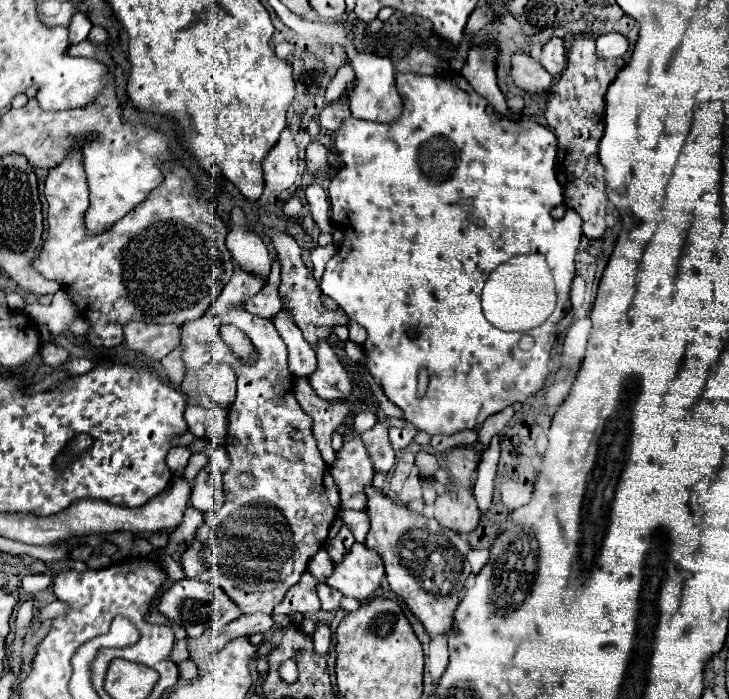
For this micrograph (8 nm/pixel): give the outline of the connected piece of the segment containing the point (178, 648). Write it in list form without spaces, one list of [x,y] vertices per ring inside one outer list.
[[[184,638],[184,640],[176,640],[174,650],[172,650],[172,660],[174,660],[174,662],[188,660],[188,642],[186,642],[186,638]]]

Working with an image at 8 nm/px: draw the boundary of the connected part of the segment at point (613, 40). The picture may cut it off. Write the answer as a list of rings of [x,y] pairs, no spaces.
[[[610,34],[610,36],[600,36],[596,40],[596,54],[602,60],[608,58],[620,58],[628,52],[628,40],[624,36],[618,34]]]

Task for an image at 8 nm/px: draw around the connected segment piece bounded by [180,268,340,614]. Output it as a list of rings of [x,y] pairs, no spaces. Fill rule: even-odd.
[[[240,268],[234,270],[234,276],[230,284],[222,290],[222,294],[214,300],[214,304],[206,310],[204,316],[186,322],[182,326],[182,342],[186,352],[182,356],[186,368],[186,378],[182,382],[182,390],[188,394],[188,398],[198,396],[198,384],[196,384],[196,372],[200,366],[206,364],[230,364],[238,378],[238,392],[236,400],[228,408],[228,434],[226,434],[226,450],[232,460],[232,468],[224,474],[224,494],[226,502],[218,512],[206,514],[204,526],[196,532],[196,544],[192,550],[198,550],[198,558],[202,558],[202,564],[208,570],[214,570],[220,578],[216,584],[228,594],[228,598],[242,610],[242,614],[254,614],[254,612],[266,612],[272,614],[272,608],[284,598],[286,590],[294,586],[300,576],[306,572],[310,558],[324,546],[328,530],[338,514],[340,508],[340,490],[330,476],[330,466],[322,460],[322,454],[316,446],[316,440],[312,436],[312,420],[310,416],[300,408],[296,396],[294,396],[294,376],[288,370],[288,352],[284,340],[278,336],[274,324],[266,318],[254,316],[244,310],[246,300],[250,300],[254,294],[258,294],[264,288],[264,280],[258,276],[250,276],[242,272]],[[222,324],[232,324],[240,328],[258,350],[258,362],[252,366],[240,364],[240,358],[236,358],[228,346],[224,346],[218,328]],[[240,470],[248,470],[254,478],[254,484],[250,488],[242,488],[238,484]]]

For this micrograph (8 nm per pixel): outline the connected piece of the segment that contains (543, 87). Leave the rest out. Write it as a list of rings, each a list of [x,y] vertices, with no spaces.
[[[516,52],[512,56],[512,80],[518,88],[530,94],[550,92],[554,84],[554,76],[550,76],[536,60],[522,52]]]

